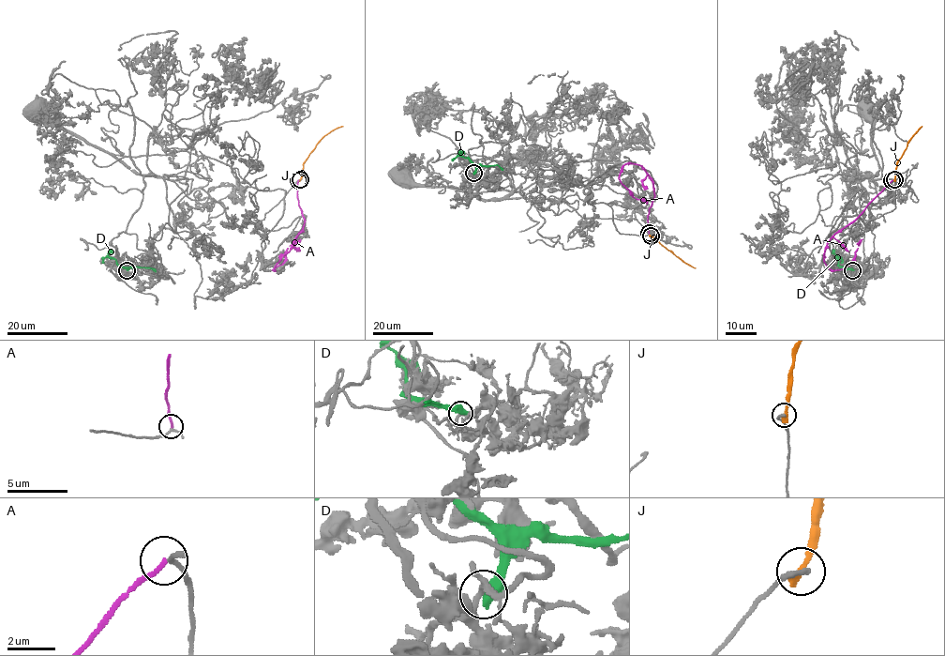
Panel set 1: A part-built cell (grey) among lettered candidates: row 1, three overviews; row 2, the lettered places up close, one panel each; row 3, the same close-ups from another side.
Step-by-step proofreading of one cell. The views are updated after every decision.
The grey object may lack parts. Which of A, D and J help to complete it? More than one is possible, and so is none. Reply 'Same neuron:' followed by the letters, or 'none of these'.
Same neuron: none of these

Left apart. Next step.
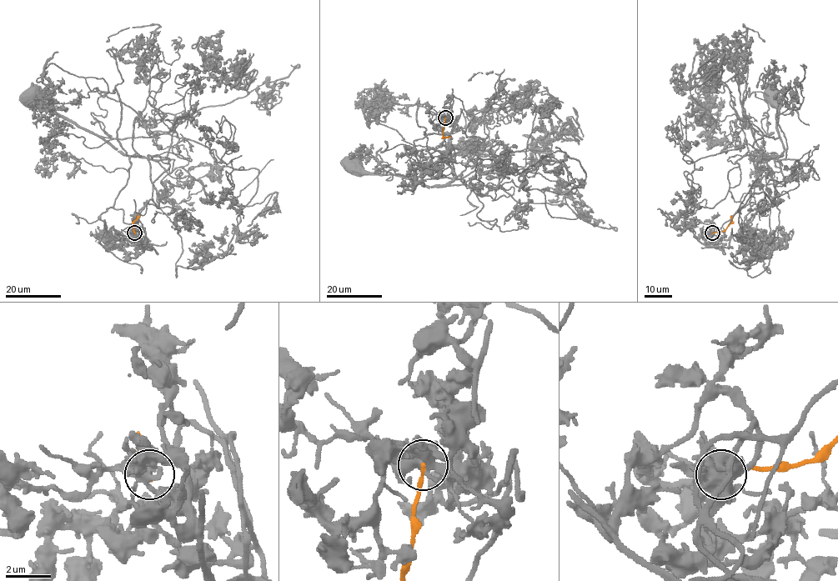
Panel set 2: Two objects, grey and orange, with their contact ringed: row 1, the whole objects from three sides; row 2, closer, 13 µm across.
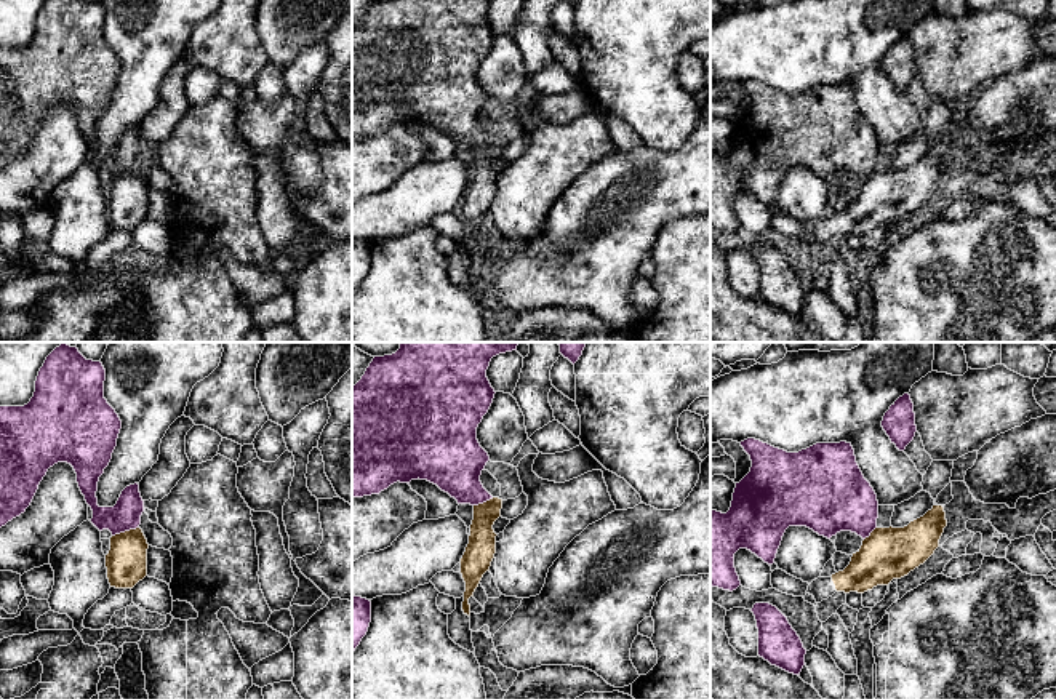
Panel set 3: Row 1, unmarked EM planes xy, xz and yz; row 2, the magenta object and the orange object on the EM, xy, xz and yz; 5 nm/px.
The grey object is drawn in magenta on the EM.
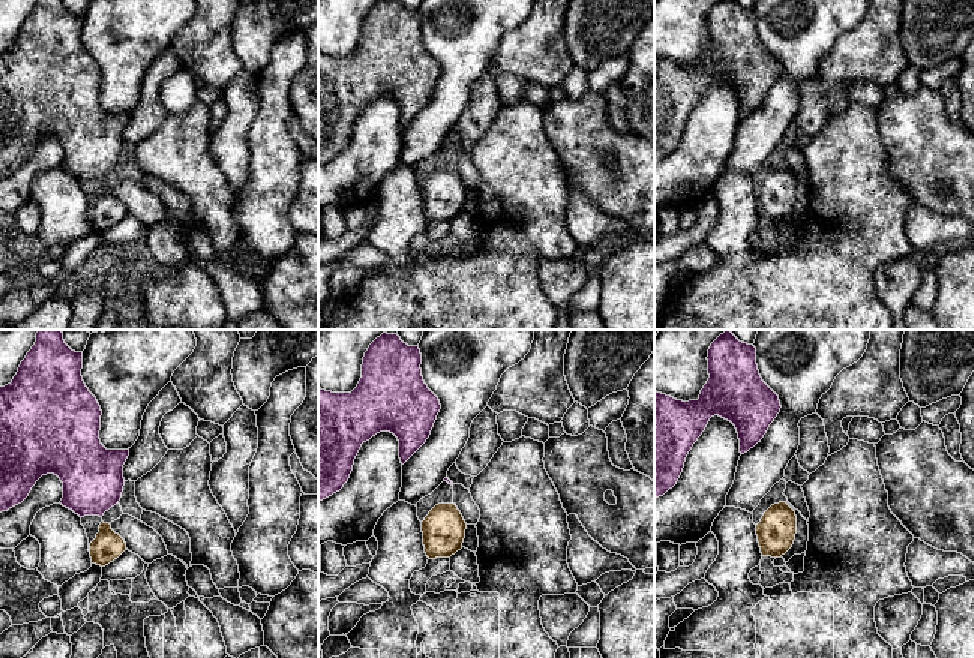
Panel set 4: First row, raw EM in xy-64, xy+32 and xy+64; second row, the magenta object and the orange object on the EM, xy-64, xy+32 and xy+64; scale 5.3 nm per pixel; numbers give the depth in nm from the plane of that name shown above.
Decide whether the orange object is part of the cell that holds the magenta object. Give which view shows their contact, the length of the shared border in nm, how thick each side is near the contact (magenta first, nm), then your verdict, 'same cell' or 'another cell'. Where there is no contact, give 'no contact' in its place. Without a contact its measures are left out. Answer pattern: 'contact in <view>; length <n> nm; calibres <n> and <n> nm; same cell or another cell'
contact in xy; length 140 nm; calibres 150 and 200 nm; another cell

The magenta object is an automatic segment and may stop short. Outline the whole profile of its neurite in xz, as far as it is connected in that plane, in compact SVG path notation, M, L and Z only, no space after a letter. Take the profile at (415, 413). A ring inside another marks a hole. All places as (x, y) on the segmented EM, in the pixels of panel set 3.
M400 342L392 355L374 357L362 379L352 385L352 497L379 494L390 485L427 480L458 504L478 505L493 496L480 481L490 461L477 440L477 427L488 413L494 389L486 369L493 357L517 350L520 342Z

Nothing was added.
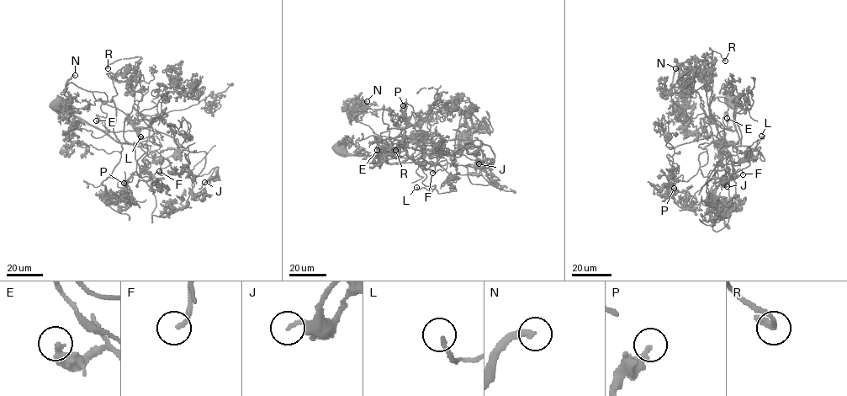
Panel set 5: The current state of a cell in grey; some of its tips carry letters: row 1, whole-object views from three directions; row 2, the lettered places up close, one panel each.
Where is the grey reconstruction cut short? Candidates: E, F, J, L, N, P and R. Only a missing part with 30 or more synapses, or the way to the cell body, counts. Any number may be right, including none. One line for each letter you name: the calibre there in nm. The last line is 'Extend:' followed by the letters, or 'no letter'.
E: Thickness 280 nm
J: Thickness 160 nm
L: Thickness 160 nm
Extend: E, J, L

